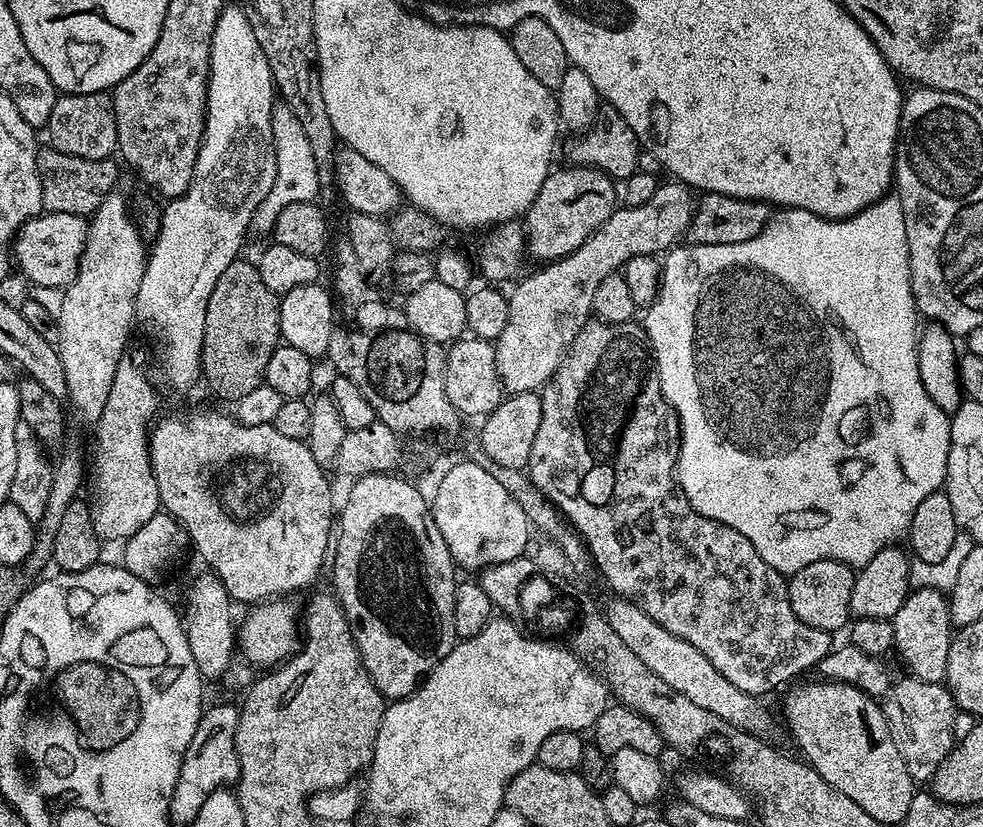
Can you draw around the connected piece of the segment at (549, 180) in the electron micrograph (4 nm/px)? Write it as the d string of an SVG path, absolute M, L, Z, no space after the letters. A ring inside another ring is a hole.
M567 167L549 171L542 190L522 217L527 255L539 262L560 260L578 250L618 208L618 188L607 173L595 167Z

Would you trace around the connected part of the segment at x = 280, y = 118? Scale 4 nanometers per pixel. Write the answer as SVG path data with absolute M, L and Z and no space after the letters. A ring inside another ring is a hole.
M282 102L277 103L272 110L270 126L274 134L274 150L276 151L276 177L274 186L270 186L270 194L260 203L252 216L251 227L264 234L271 233L272 221L290 202L315 201L316 191L320 188L322 177L316 168L314 154L310 150L310 142L306 142L306 133L294 115L294 110Z

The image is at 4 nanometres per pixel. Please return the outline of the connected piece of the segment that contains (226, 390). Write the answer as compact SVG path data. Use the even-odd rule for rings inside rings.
M238 258L226 266L222 278L210 294L206 312L206 326L203 330L203 350L200 355L201 375L213 394L229 404L248 395L251 390L263 385L265 368L270 355L280 345L280 296L271 292L262 282L262 274L255 263Z

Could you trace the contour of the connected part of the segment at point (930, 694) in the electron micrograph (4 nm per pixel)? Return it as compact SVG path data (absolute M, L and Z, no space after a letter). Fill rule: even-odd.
M905 678L891 685L882 697L884 717L890 726L894 746L906 762L906 770L913 781L931 781L938 766L948 757L958 740L956 716L958 709L954 698L943 683Z

